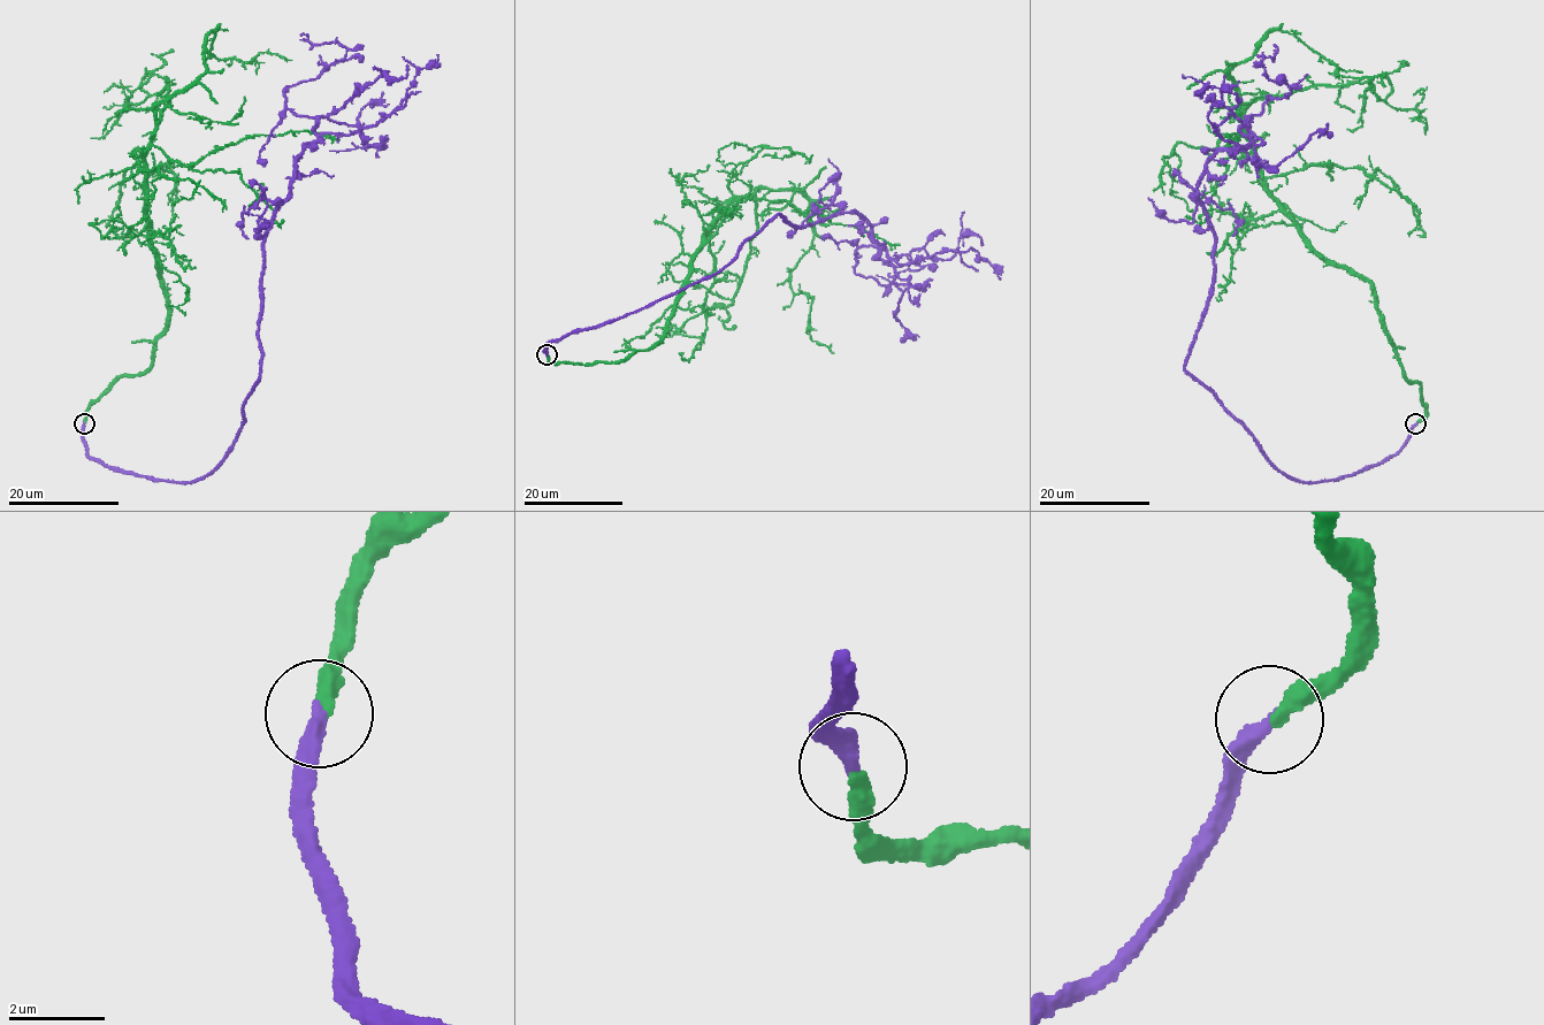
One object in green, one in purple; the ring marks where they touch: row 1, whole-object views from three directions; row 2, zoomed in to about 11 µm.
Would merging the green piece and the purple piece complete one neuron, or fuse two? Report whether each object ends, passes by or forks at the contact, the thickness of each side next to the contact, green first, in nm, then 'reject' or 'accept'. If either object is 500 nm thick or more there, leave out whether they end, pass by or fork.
green ends there; purple ends there; 360 nm thick on the green side, 340 nm on the other; accept

